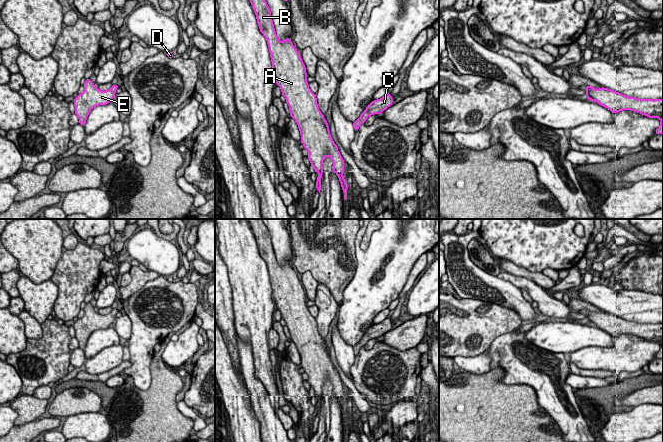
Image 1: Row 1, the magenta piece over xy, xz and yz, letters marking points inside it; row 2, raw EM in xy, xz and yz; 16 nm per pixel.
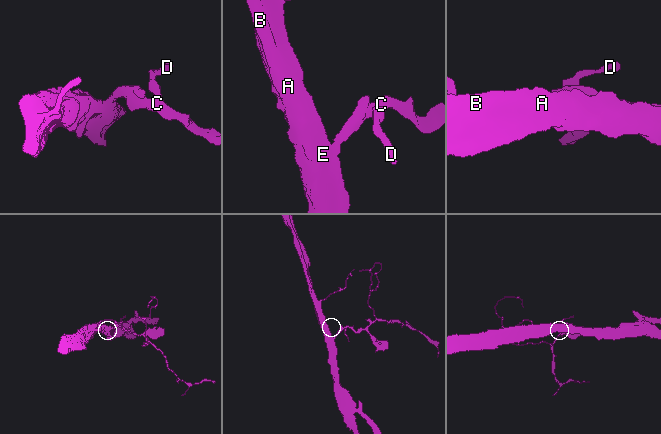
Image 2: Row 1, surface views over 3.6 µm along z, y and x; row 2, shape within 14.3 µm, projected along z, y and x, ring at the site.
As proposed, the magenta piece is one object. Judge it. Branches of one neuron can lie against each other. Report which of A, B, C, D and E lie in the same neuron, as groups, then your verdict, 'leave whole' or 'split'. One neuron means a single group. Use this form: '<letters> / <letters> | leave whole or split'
A B C D E | leave whole

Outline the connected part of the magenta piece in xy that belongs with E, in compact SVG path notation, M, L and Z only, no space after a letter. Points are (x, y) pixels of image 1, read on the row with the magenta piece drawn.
M86 79L83 85L85 90L74 99L75 114L79 118L79 124L85 125L90 111L98 105L106 105L115 98L119 85L112 85L110 90L101 91L94 86L90 79Z

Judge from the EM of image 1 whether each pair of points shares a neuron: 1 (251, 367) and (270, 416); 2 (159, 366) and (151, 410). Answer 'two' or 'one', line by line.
1: one
2: one

